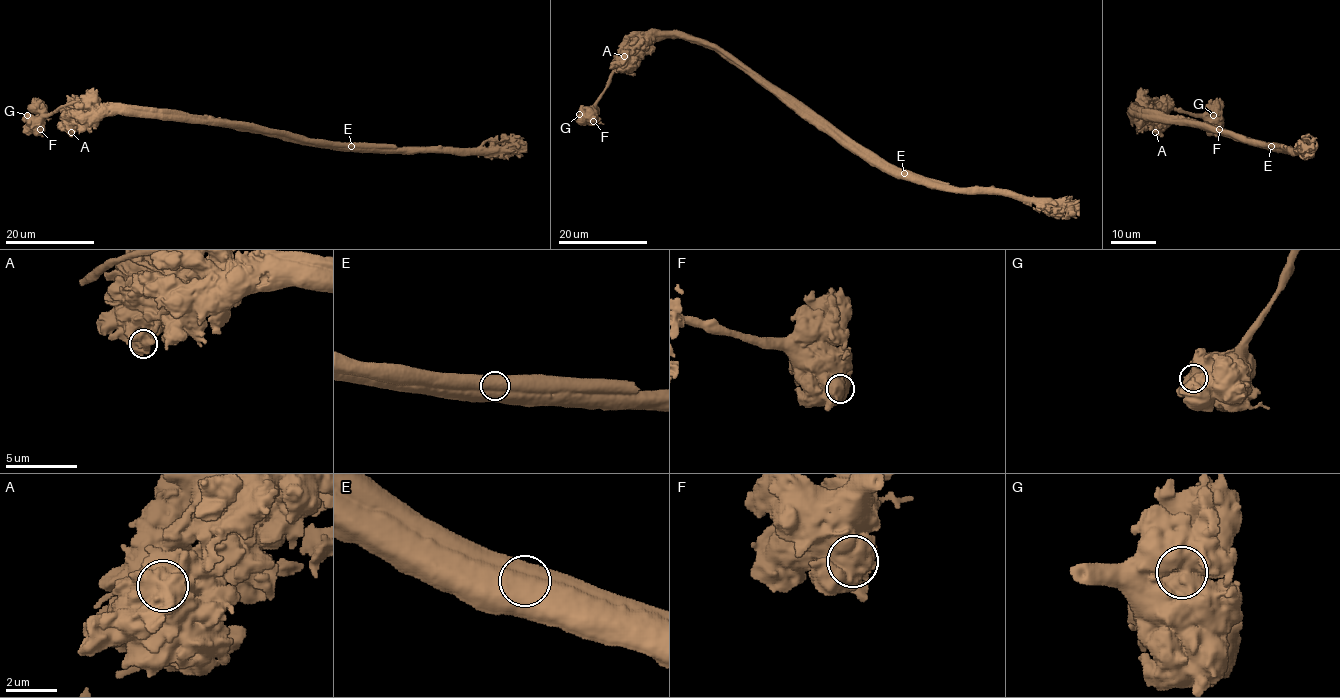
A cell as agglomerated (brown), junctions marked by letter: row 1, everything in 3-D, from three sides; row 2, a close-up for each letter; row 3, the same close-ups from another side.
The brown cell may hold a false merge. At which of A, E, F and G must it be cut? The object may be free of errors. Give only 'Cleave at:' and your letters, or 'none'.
Cleave at: E

